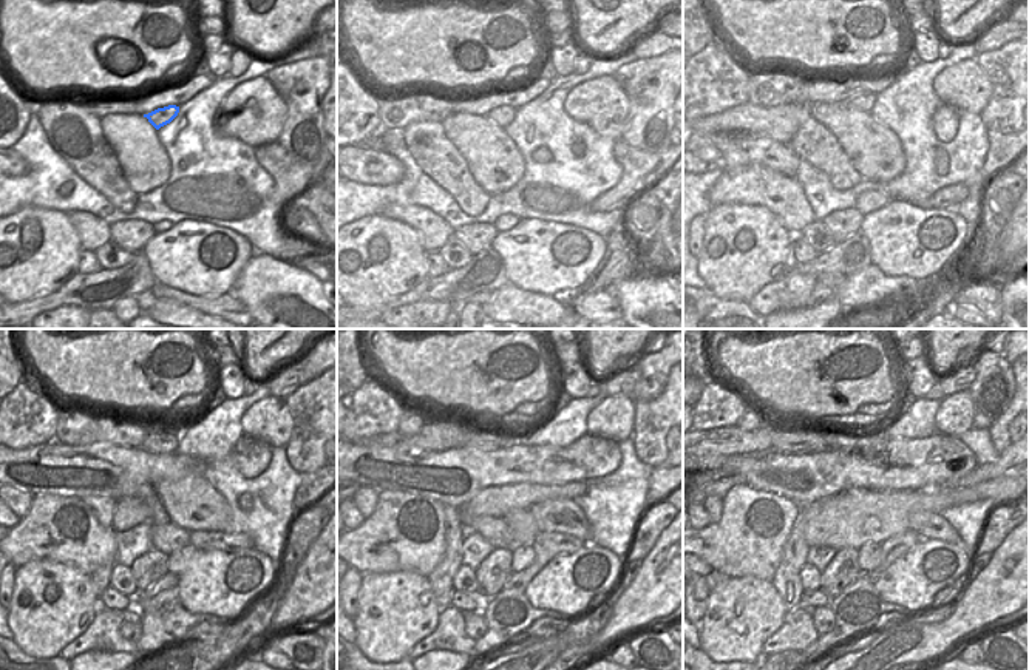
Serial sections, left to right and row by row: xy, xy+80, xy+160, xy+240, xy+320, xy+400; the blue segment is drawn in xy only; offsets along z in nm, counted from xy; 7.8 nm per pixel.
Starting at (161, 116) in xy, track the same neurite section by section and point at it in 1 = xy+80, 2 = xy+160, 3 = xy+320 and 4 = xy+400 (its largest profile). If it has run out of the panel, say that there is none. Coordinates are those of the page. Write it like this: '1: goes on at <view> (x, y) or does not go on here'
1: goes on at xy+80 (502, 116)
2: goes on at xy+160 (861, 101)
3: goes on at xy+320 (485, 440)
4: goes on at xy+400 (793, 440)

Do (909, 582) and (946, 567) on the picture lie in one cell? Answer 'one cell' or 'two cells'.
one cell

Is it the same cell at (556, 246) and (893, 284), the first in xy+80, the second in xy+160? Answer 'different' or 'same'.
different

